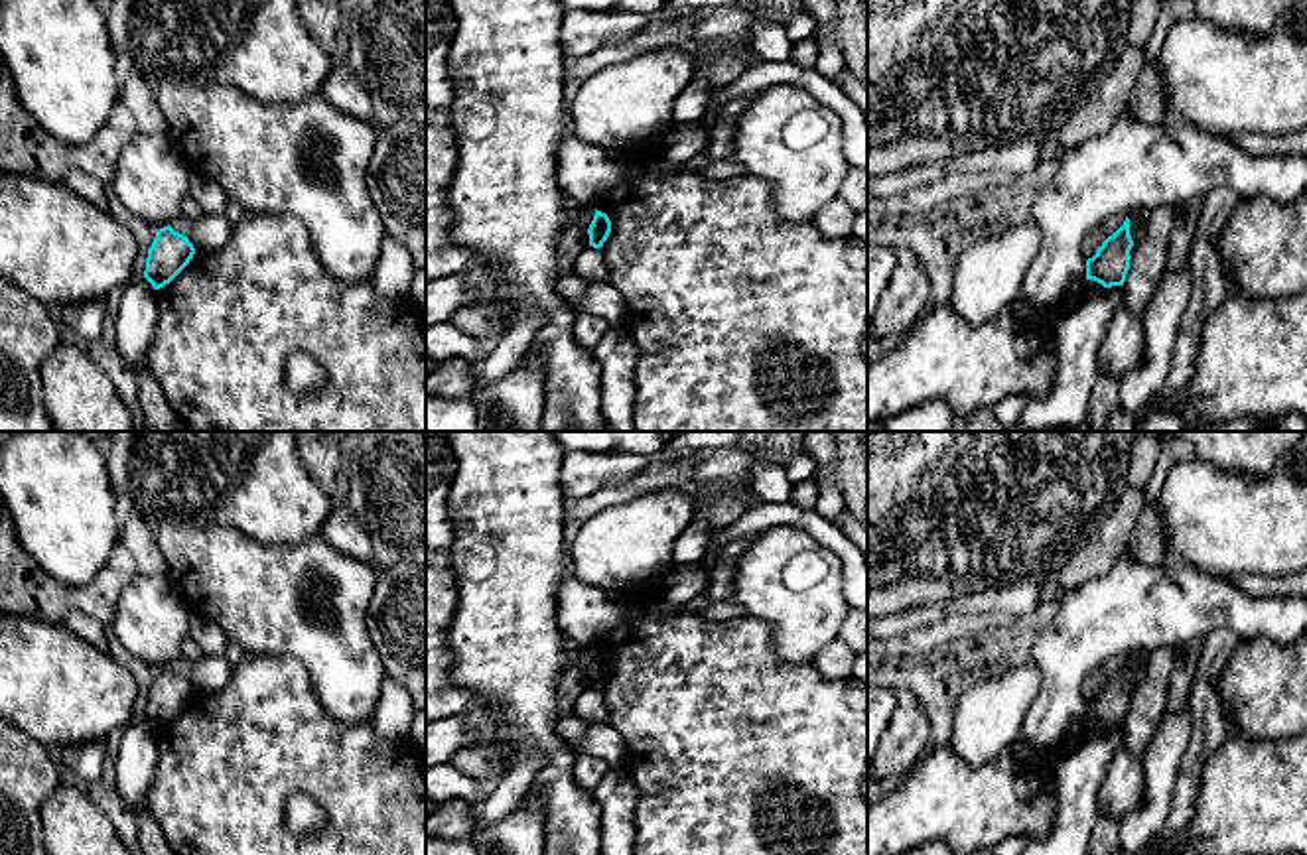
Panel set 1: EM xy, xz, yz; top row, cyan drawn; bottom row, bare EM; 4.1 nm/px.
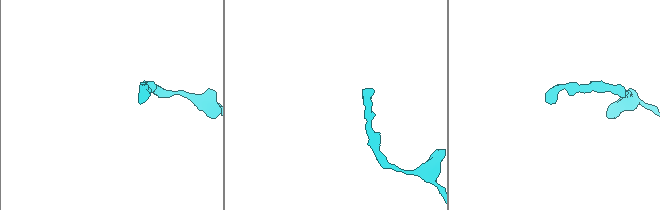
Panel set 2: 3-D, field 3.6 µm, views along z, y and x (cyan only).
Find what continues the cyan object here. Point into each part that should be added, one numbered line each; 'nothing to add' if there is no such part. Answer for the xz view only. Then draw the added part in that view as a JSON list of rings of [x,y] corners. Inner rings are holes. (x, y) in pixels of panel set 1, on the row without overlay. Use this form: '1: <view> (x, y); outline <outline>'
nothing to add

